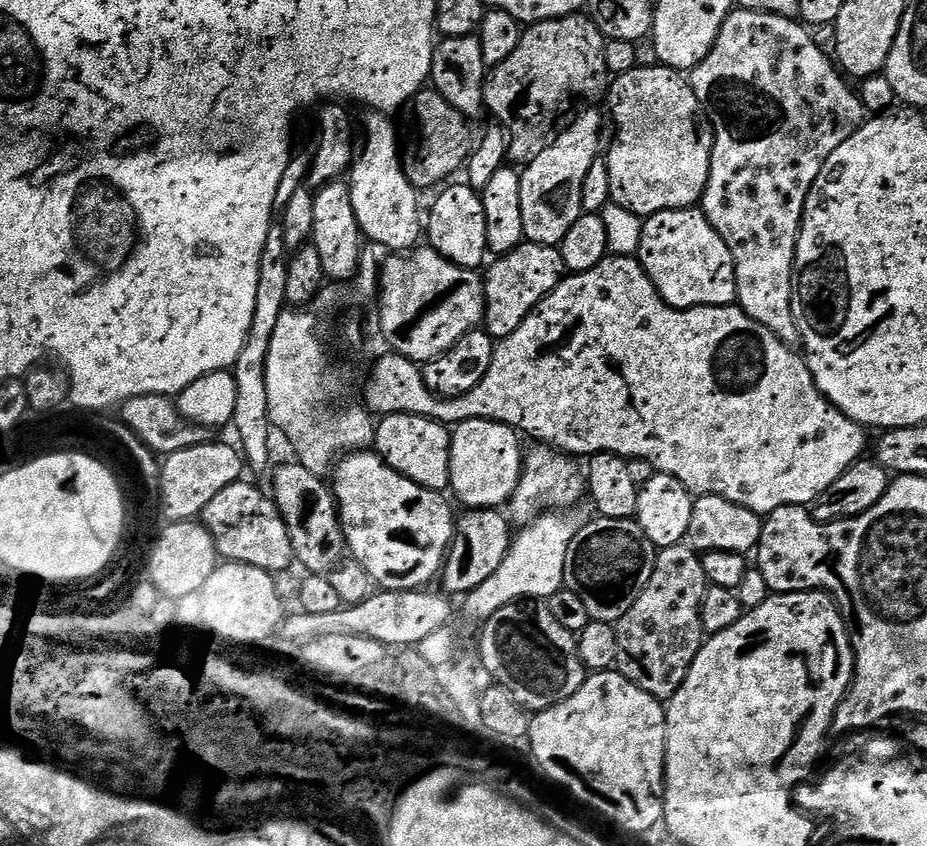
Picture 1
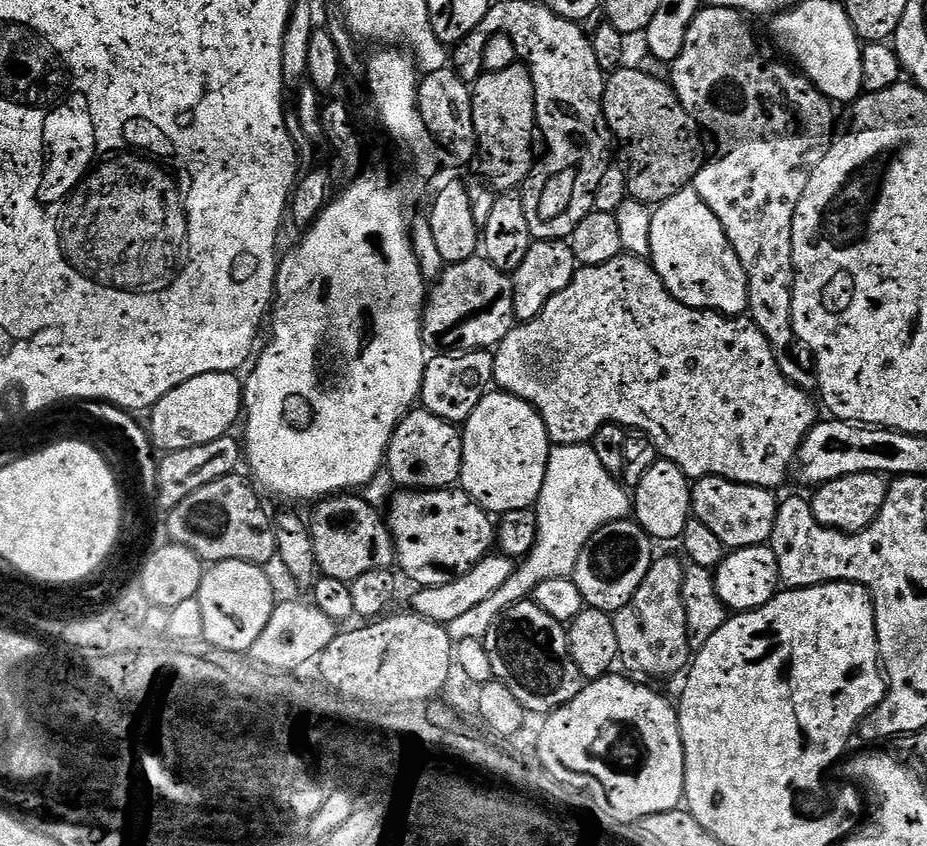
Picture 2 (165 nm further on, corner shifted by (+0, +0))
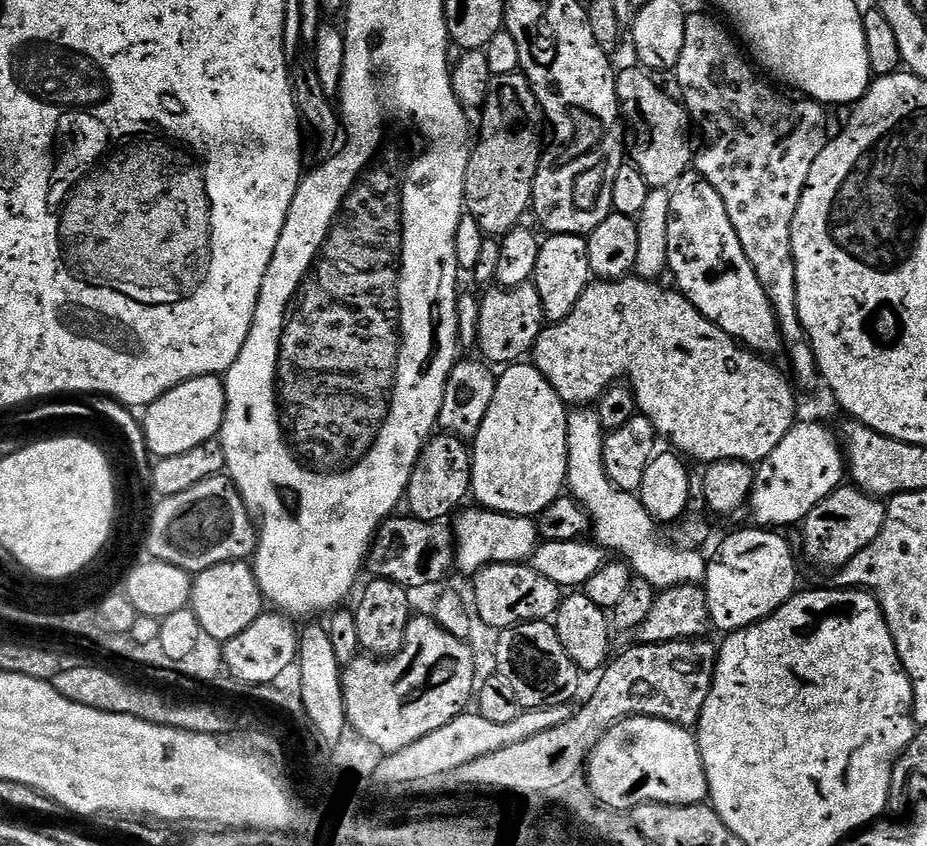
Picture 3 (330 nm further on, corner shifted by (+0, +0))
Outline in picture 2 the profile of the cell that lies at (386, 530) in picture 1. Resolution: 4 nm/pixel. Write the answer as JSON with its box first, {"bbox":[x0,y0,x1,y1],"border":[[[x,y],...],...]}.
{"bbox":[386,487,496,588],"border":[[[459,487],[451,488],[429,488],[427,490],[400,490],[397,496],[393,498],[392,505],[386,511],[386,523],[388,531],[392,534],[392,541],[396,547],[396,564],[401,568],[410,579],[420,588],[433,588],[434,586],[442,586],[446,582],[450,582],[455,576],[461,576],[464,572],[469,572],[472,565],[476,564],[483,556],[489,555],[493,551],[494,541],[496,539],[496,524],[493,517],[485,512],[484,507],[477,500],[468,497],[468,493]]]}

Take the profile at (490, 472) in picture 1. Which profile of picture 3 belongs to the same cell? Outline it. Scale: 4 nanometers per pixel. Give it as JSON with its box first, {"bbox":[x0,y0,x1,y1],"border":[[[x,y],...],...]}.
{"bbox":[471,362,569,517],"border":[[[531,362],[509,364],[496,377],[494,398],[486,418],[482,418],[482,430],[471,441],[472,490],[477,505],[491,508],[493,512],[505,512],[511,516],[539,517],[565,491],[568,482],[566,426],[569,409],[558,398],[554,386],[546,382],[543,374]]]}

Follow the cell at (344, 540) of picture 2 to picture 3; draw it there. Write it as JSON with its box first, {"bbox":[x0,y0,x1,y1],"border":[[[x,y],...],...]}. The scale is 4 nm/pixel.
{"bbox":[366,514,456,590],"border":[[[411,514],[393,515],[385,520],[376,539],[372,542],[372,551],[366,561],[367,571],[381,580],[392,580],[407,590],[428,588],[439,580],[444,580],[454,568],[456,545],[454,532],[447,523],[430,520],[417,520]]]}

